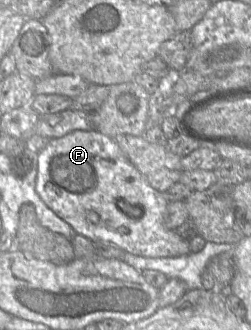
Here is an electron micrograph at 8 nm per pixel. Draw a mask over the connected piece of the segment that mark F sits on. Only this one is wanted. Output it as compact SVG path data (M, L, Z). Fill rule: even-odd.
M94 128L49 140L38 153L35 189L51 210L91 241L109 242L150 258L191 253L189 241L166 227L165 195L148 183L115 139Z

